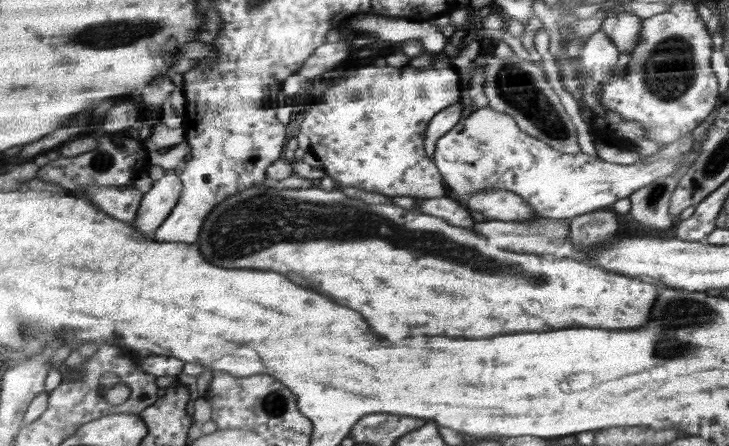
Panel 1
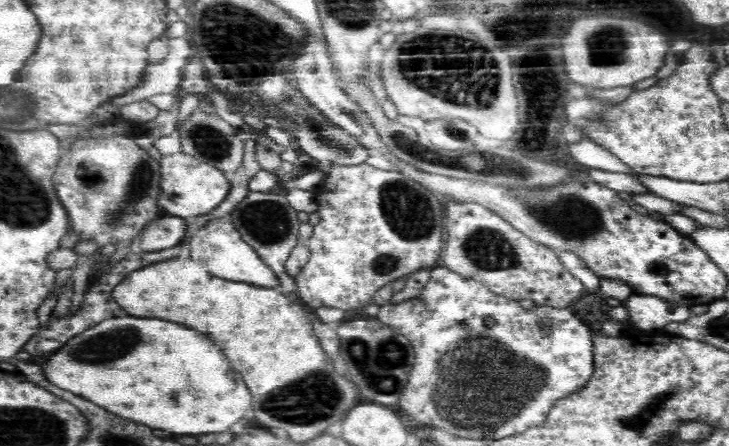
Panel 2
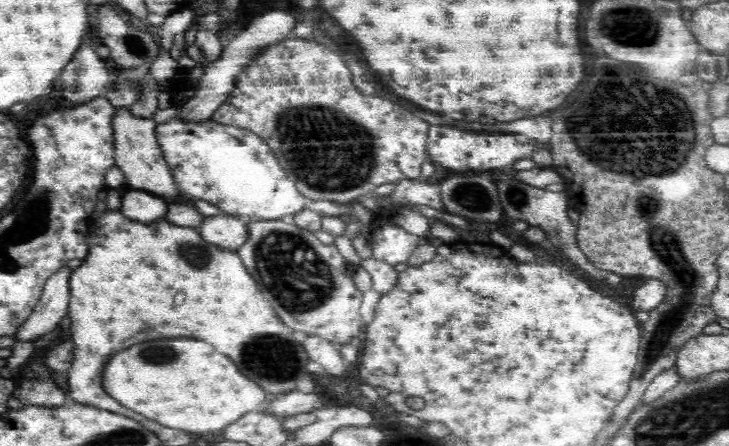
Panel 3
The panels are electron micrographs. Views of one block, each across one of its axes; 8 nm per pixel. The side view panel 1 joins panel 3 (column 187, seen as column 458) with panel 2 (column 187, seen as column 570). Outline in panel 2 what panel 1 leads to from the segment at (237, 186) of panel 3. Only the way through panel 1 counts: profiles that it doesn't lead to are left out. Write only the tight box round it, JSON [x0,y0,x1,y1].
[157,152,231,219]

